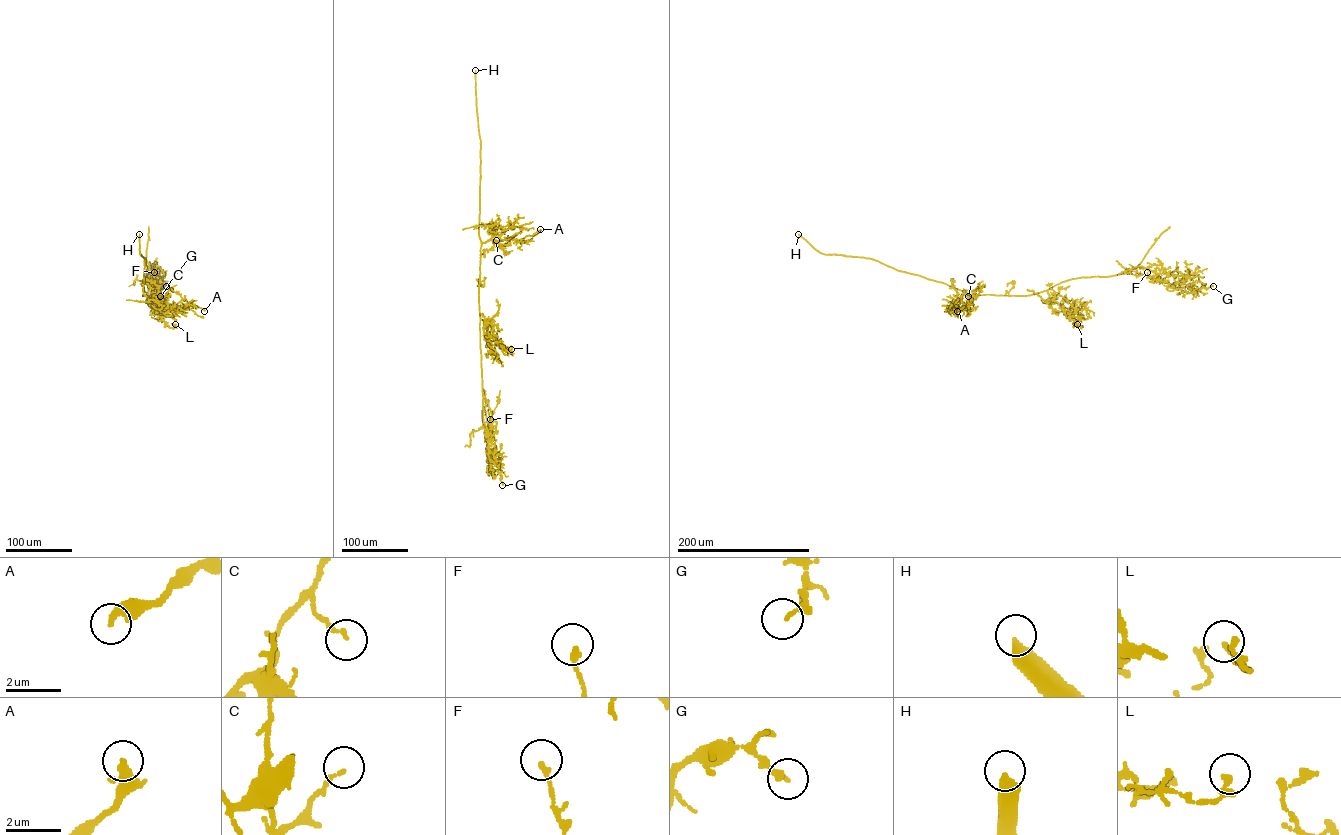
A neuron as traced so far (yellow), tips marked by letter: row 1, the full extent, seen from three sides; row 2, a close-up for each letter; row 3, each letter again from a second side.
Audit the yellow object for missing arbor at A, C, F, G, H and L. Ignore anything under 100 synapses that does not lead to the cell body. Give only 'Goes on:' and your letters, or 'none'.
Goes on: H

